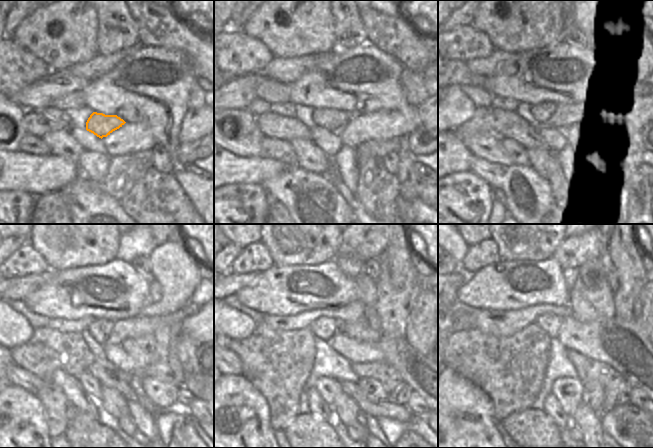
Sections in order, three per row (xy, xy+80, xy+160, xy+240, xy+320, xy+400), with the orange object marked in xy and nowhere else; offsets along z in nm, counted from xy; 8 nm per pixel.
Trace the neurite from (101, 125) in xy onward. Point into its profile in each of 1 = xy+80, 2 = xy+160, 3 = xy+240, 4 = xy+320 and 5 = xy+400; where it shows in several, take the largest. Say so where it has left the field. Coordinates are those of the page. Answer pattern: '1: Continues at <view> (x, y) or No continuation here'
1: Continues at xy+80 (333, 120)
2: Continues at xy+160 (543, 112)
3: Continues at xy+240 (100, 329)
4: Continues at xy+320 (324, 328)
5: Continues at xy+400 (551, 324)

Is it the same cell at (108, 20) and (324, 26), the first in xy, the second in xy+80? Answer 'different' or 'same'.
different

